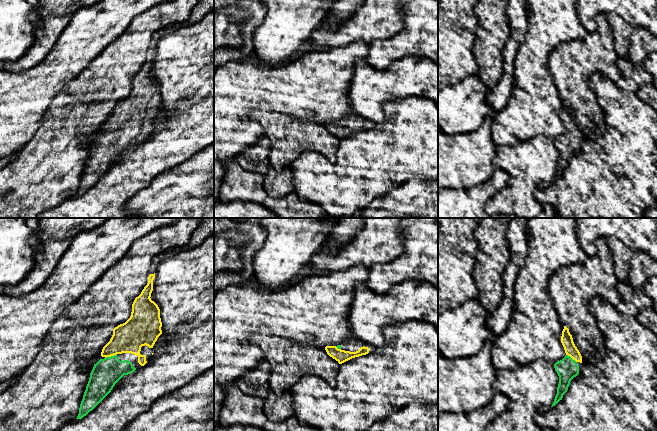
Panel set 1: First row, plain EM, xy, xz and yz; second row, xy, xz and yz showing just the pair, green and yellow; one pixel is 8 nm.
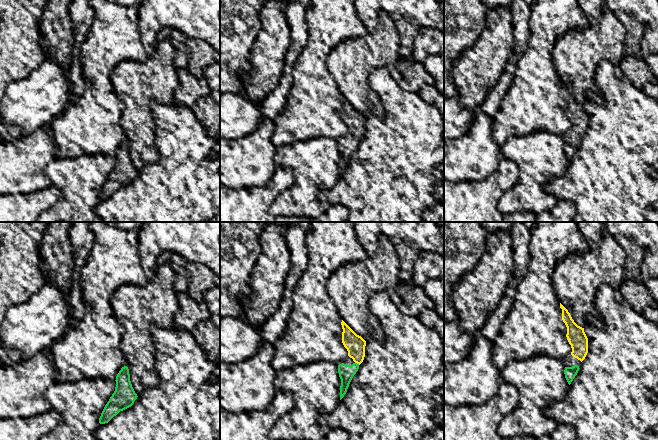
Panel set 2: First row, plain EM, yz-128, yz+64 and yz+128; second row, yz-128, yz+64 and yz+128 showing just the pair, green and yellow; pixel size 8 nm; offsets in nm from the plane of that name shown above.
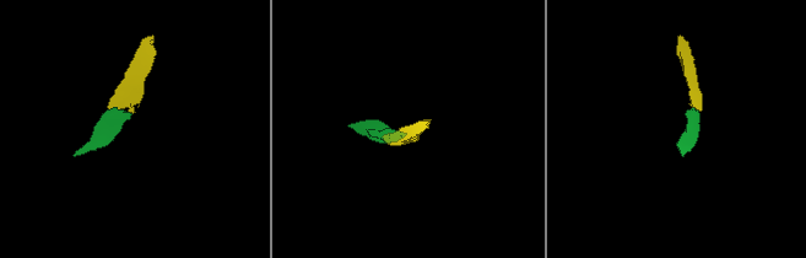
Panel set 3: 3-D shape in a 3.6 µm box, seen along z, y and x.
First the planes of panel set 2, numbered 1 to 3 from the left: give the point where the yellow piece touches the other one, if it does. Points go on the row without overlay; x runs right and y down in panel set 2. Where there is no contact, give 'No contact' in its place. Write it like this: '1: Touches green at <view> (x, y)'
1: No contact
2: Touches green at yz+64 (356, 139)
3: No contact

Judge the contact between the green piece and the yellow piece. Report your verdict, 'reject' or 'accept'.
accept

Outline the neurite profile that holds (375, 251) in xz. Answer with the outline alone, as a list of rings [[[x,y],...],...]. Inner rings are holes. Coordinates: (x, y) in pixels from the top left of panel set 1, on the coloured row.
[[[366,218],[362,229],[337,254],[330,254],[324,243],[313,255],[309,264],[317,270],[334,272],[348,270],[354,266],[369,268],[372,265],[388,263],[403,253],[401,220],[402,218]]]

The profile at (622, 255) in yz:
[[[607,237],[606,241],[608,242],[613,254],[615,276],[617,281],[627,282],[631,258],[634,251],[626,247],[619,239],[616,239],[615,237]]]

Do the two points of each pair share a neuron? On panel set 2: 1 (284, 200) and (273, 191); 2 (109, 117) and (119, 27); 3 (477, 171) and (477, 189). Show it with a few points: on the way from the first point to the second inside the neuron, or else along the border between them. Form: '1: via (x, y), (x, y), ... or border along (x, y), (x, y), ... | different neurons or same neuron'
1: border along (295, 180), (277, 196), (268, 211) | different neurons
2: via (104, 95), (104, 60), (111, 49) | same neuron
3: border along (497, 168), (484, 179), (458, 180), (454, 182) | different neurons

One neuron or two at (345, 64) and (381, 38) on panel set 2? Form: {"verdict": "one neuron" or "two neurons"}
{"verdict": "one neuron"}

